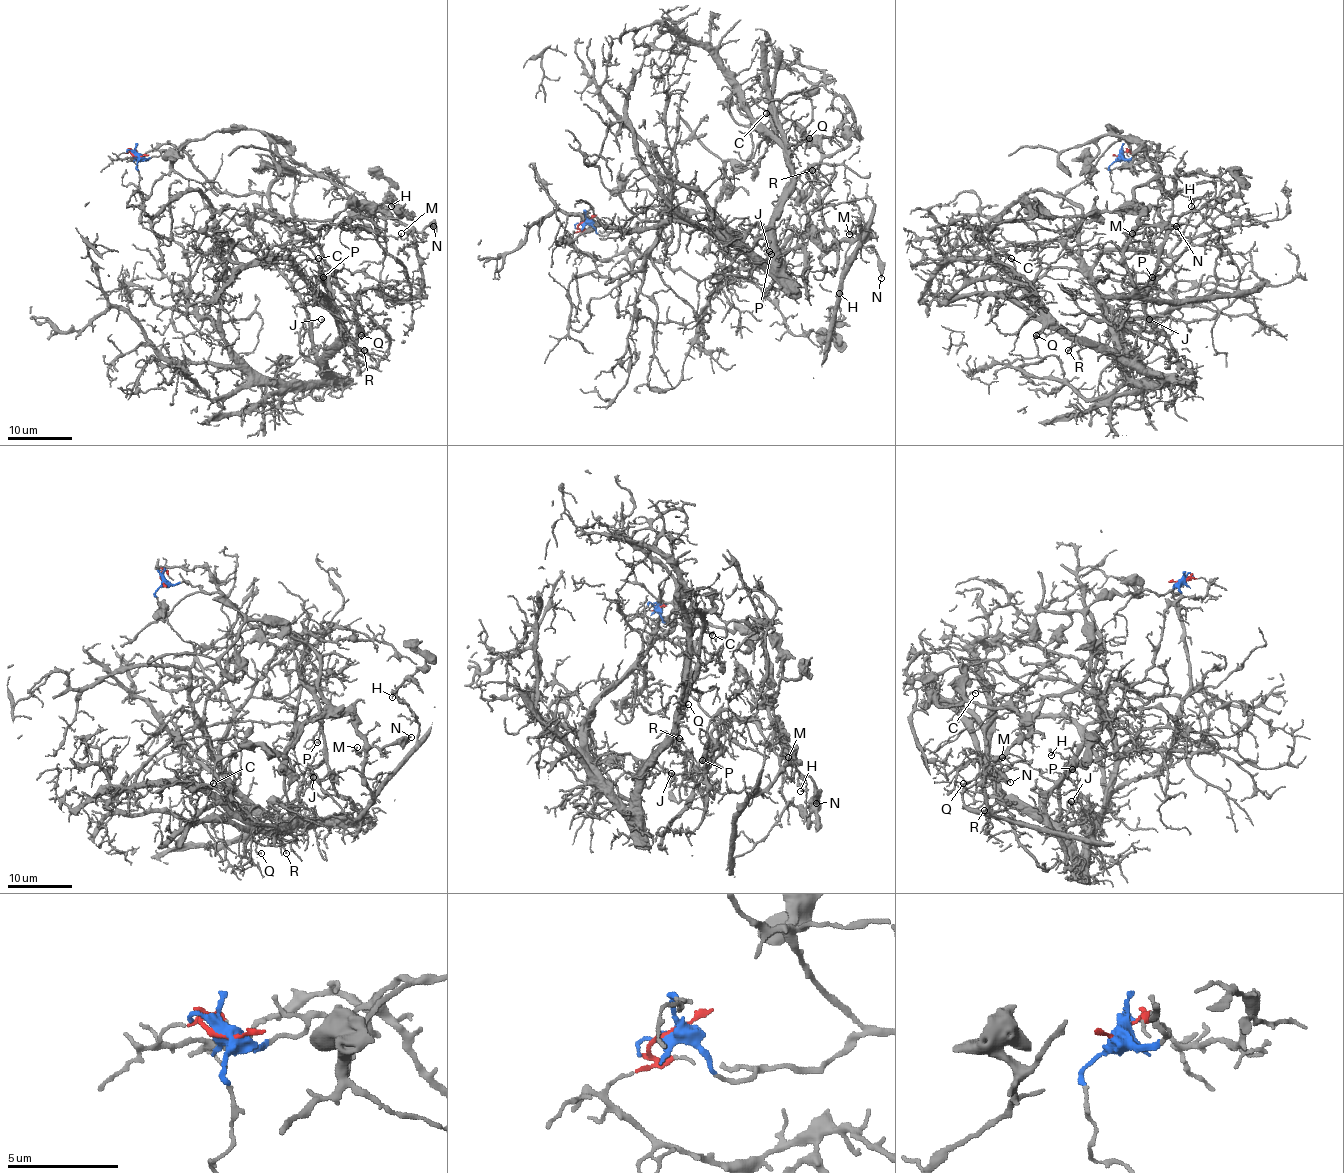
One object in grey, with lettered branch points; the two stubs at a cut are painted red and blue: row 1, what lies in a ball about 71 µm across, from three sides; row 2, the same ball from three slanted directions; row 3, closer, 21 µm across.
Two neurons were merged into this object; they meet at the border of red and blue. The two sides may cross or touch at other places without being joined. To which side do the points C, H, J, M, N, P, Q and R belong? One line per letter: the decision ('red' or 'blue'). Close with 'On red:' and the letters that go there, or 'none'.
C: red
H: blue
J: red
M: blue
N: blue
P: red
Q: red
R: red
On red: C, J, P, Q, R

